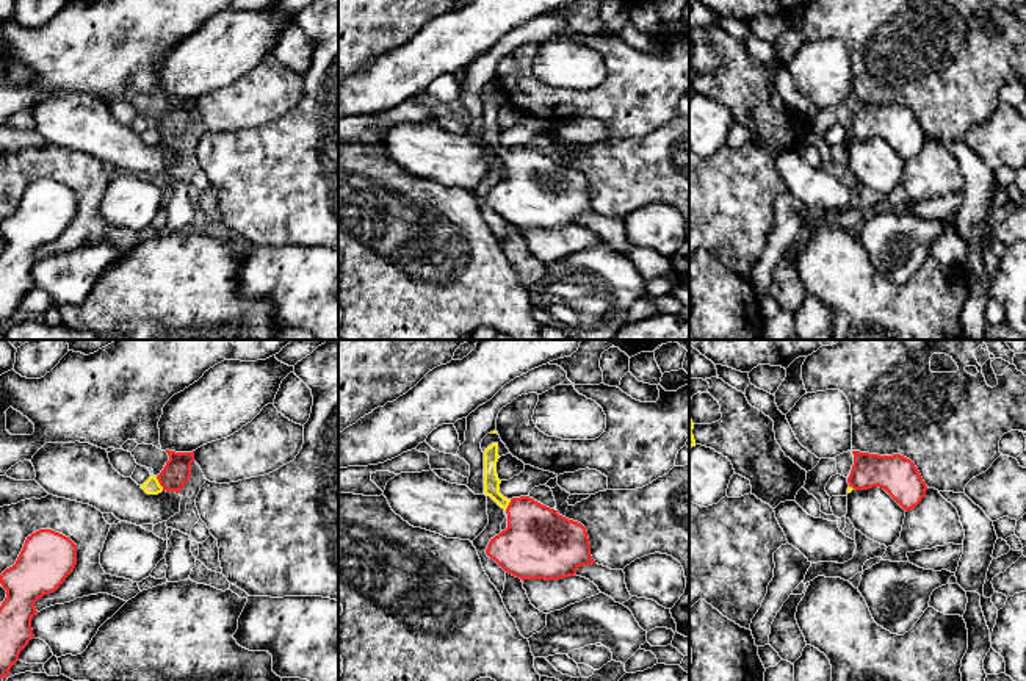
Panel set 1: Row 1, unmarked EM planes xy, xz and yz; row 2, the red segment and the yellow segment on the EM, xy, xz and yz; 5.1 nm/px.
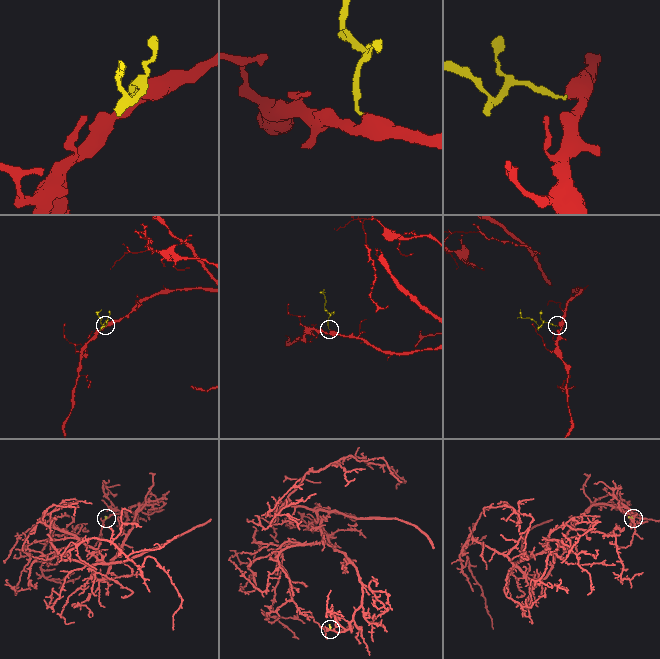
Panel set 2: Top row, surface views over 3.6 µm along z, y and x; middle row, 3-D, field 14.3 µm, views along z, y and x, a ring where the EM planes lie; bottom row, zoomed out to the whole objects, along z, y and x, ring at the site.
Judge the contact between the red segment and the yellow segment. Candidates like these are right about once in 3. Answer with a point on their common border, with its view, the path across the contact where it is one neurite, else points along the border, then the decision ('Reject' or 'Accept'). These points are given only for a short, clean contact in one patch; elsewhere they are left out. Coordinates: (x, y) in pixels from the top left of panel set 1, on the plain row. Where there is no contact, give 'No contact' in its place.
Touches red at xy (158, 130). Path across: xy (177, 119), (168, 129), (158, 130), (151, 135). Accept

